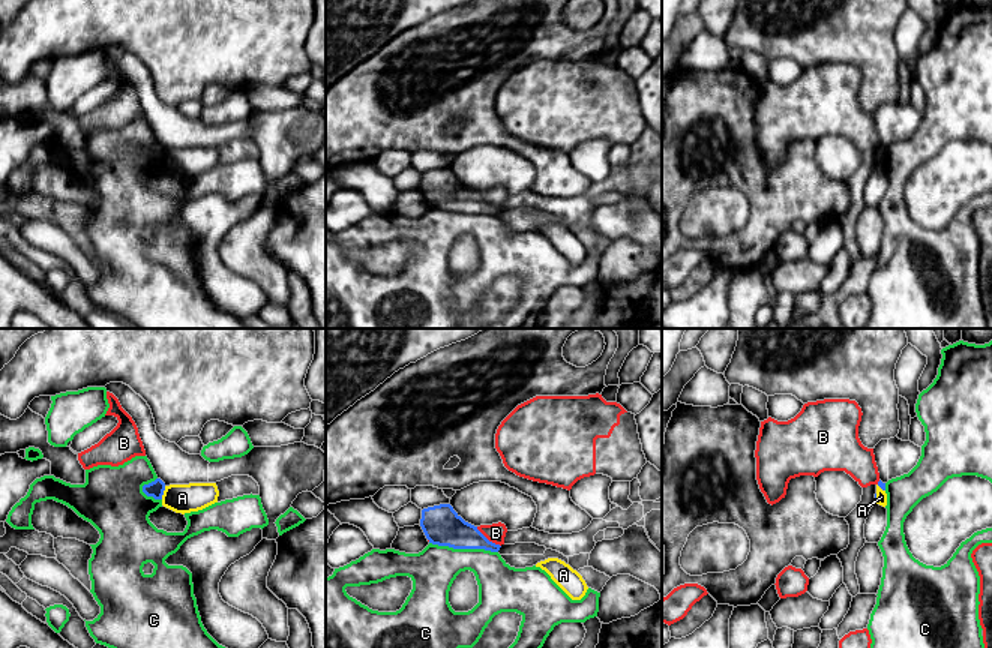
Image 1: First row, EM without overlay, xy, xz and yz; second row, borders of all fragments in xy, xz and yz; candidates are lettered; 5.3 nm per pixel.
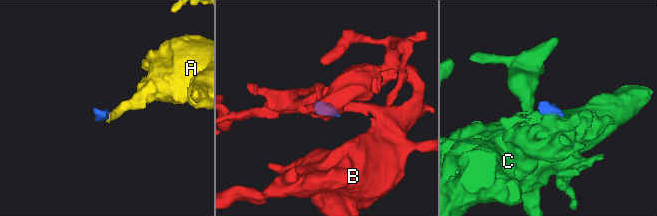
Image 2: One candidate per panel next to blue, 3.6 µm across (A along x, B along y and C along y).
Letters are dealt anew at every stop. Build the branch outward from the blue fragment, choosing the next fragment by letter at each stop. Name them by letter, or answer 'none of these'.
none of these

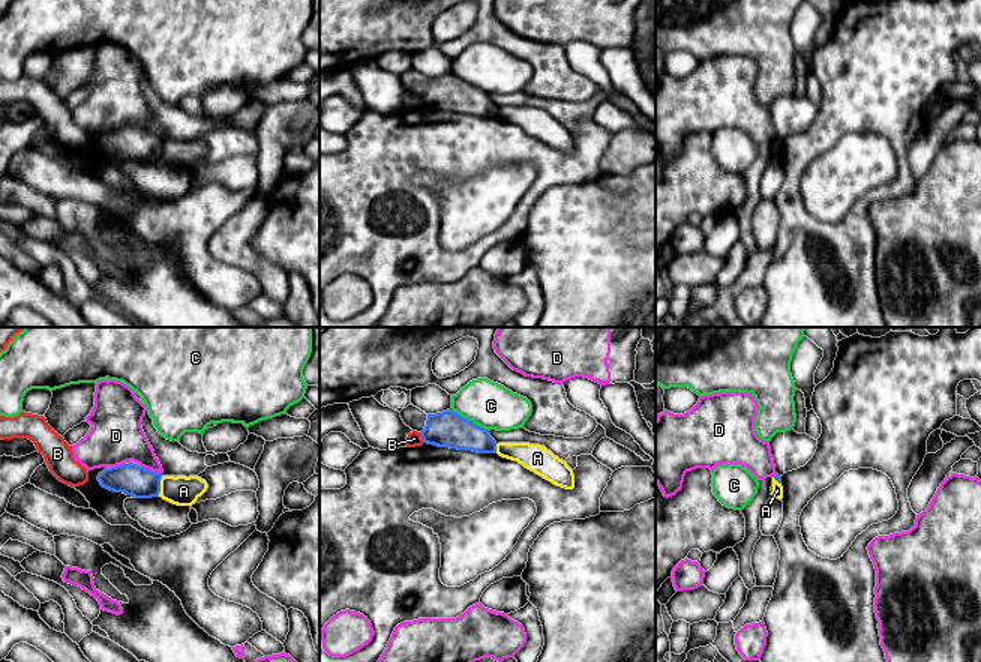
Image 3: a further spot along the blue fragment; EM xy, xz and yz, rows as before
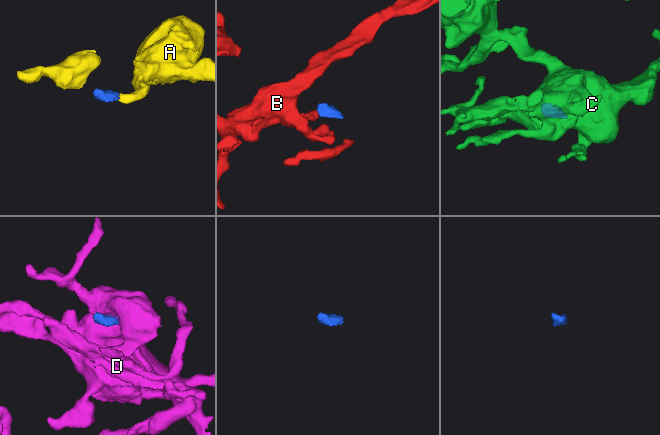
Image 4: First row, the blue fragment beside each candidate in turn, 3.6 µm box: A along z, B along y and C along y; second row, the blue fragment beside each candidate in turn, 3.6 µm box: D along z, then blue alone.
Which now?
none of these

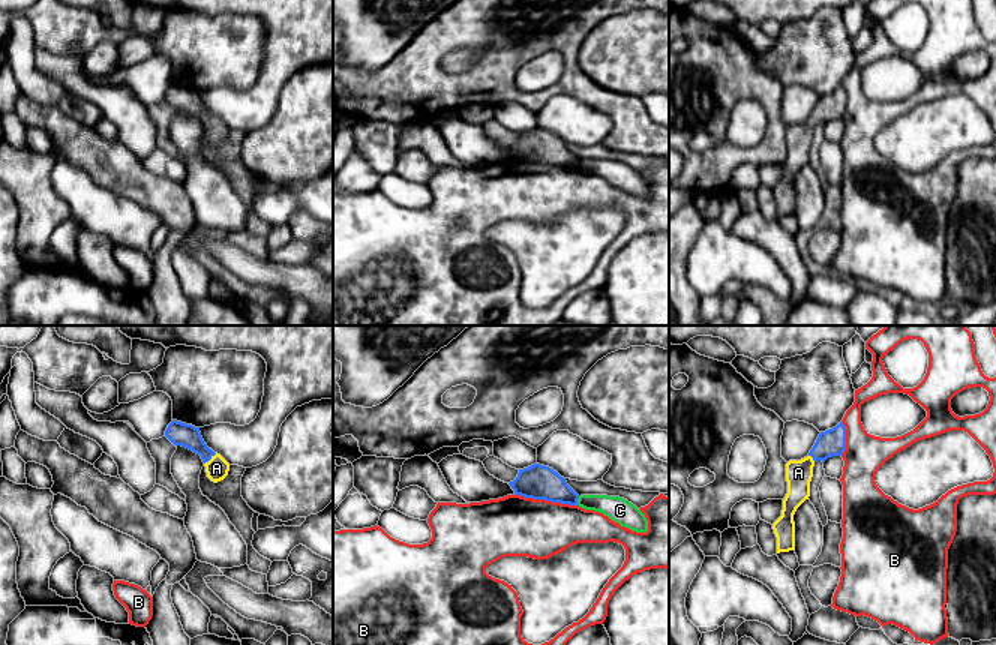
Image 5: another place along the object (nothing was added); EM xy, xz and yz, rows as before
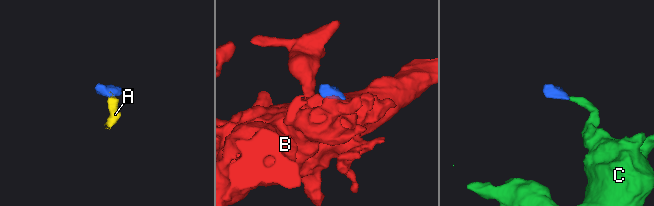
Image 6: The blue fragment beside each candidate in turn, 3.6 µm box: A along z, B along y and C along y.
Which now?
A

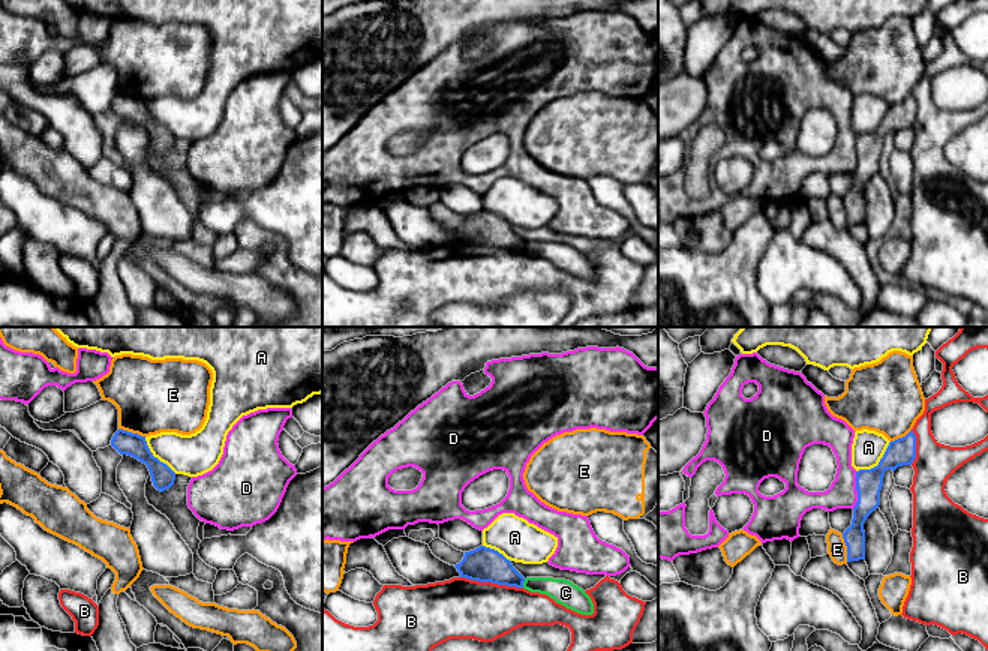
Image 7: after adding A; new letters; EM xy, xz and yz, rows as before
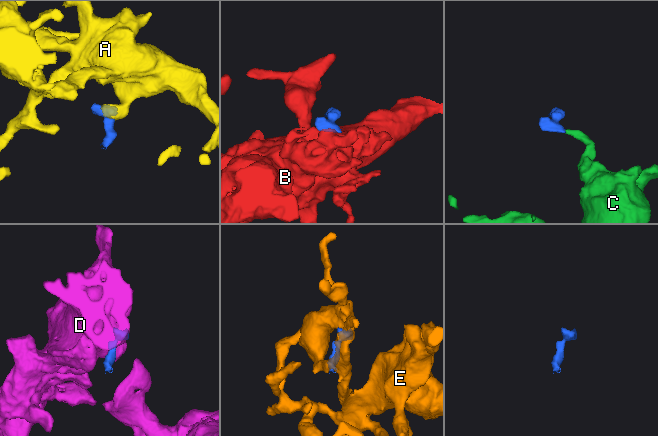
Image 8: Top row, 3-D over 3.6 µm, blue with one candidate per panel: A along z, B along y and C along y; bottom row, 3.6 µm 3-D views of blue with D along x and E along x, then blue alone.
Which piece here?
none of these

